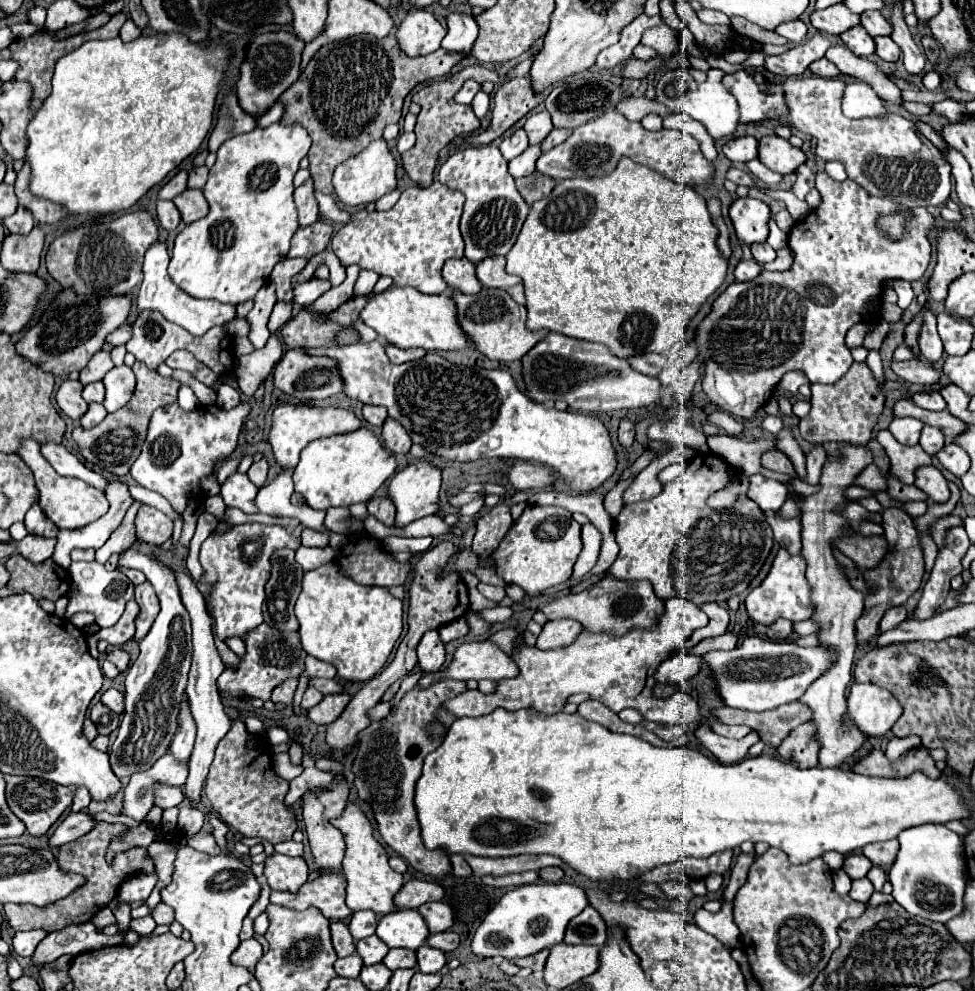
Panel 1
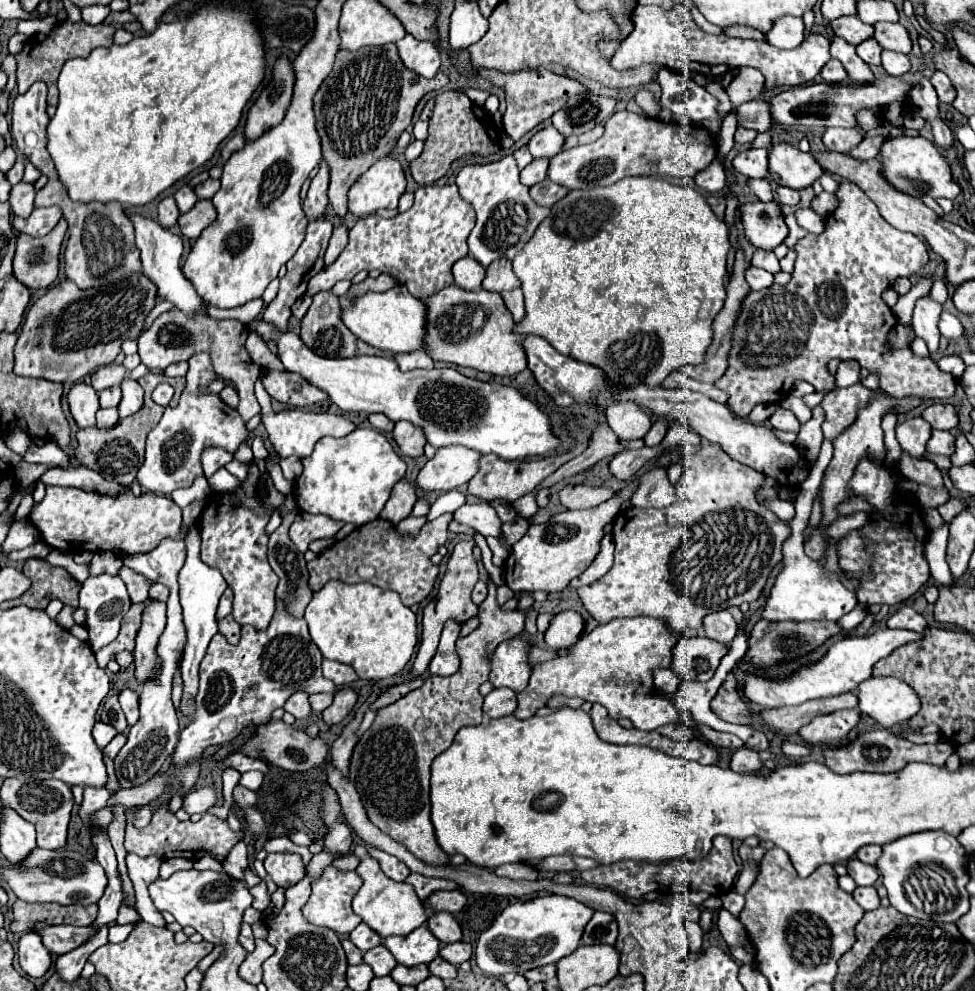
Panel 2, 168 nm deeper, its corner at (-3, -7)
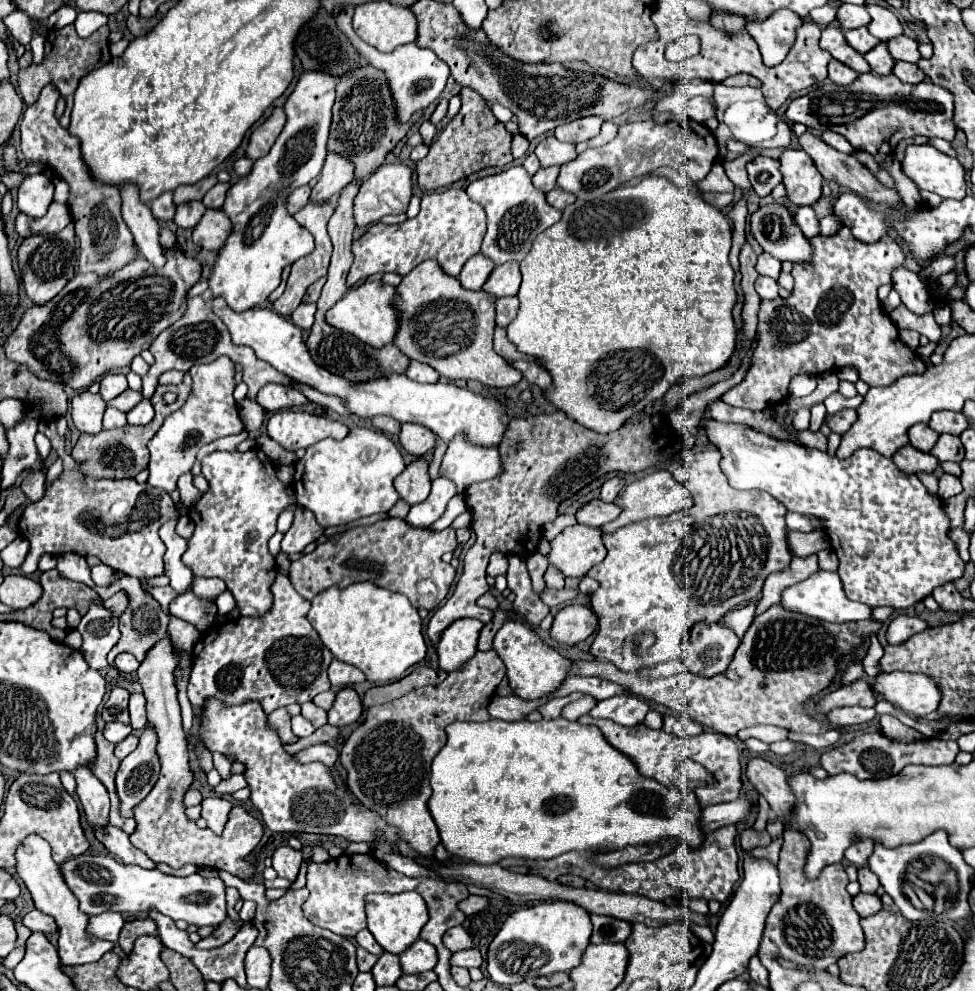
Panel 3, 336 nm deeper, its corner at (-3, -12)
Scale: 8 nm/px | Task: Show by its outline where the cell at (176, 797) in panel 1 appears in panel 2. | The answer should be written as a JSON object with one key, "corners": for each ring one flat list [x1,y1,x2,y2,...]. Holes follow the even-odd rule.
{"corners":[[202,787,202,789,194,789,194,791,190,791,190,793,186,795,182,809,188,811,190,815,194,815,194,813,204,815,210,807,216,805,216,801,218,801,216,791,210,789,210,787]]}

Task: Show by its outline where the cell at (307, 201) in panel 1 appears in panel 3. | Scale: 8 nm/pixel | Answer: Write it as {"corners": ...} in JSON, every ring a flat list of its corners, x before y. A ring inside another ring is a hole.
{"corners":[[328,154,324,168,318,176,318,184,312,188,310,202,314,204,326,202,330,196,340,192,352,180,352,174,354,174,354,168,344,156]]}

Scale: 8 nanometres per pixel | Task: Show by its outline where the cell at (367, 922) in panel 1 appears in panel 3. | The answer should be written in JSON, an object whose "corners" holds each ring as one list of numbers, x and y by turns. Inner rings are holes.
{"corners":[[360,930,358,934,356,934,356,944,358,946,362,946,364,950,368,950,370,954,374,954,374,956,380,956,384,950,382,950,382,946,374,940,374,936,370,934,370,930]]}

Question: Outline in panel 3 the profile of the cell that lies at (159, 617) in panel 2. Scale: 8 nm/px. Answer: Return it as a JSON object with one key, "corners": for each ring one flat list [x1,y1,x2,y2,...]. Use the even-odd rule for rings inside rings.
{"corners":[[164,636,158,640,142,660,140,668,136,670,138,682,144,690,144,694,130,694,130,724,132,728,140,730,150,722,156,728,158,734,158,746,156,752,162,762,160,778,150,790,150,794,132,810,136,820,136,830,130,836,130,842,148,854,152,862,164,862,172,868,180,868,184,864,196,864,196,866,208,866,216,870,226,870,230,874,236,874,238,878,250,878,254,872,254,866,246,860,246,856,256,848,256,844,262,838,262,824,250,816,244,808,236,806,230,810,230,816,222,832,222,836,214,834,210,828,196,828,194,822,190,822,184,814,182,796,190,788,192,772,188,766,188,750,186,750,186,734,182,730,182,718,180,718,180,704,178,704,178,688,174,684,174,668,178,660,172,650,170,638]]}

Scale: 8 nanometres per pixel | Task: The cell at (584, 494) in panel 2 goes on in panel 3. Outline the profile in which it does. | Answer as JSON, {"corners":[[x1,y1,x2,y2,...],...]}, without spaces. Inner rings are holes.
{"corners":[[592,500,588,504,584,504,576,518,578,522,582,524,590,524,590,526,596,526,596,528,602,528,604,524,616,520,618,516,622,514,622,506,618,506,616,502,604,502,604,500]]}

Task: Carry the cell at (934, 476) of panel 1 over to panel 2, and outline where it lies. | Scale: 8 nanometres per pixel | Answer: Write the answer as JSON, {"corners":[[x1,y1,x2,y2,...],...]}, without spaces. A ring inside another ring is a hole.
{"corners":[[902,453,900,461,898,461,898,469,900,473,920,485,930,485,930,487,942,487,942,475,940,469,926,457,912,457]]}

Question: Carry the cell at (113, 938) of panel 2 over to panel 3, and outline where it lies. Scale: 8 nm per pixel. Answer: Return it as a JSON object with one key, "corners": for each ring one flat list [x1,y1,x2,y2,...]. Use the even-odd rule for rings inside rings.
{"corners":[[30,834,22,840,22,844,16,848,16,874,26,884,26,888,32,894,34,906,50,914,58,924,58,954,62,964,78,966,78,964,93,963,100,960,100,956,114,948,112,942,104,942,87,935,86,929,89,917,78,908,78,900,74,894,66,888,66,882,62,880,62,874,58,872,58,864,50,856,50,844,40,838,38,834]]}

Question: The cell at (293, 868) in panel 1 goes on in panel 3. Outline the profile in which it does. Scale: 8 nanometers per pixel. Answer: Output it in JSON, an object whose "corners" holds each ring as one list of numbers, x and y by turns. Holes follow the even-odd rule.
{"corners":[[280,846,272,854,272,868,278,872,280,878,286,878,290,882,296,880,300,864,302,864,302,852,294,850,290,846]]}

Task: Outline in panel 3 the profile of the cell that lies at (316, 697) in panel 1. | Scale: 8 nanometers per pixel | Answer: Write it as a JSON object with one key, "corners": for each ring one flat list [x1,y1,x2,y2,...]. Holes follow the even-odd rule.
{"corners":[[326,690,326,692,318,694,312,702,314,702,316,706,324,708,324,710,330,710,330,708,332,708,332,704,334,704,334,698,336,698,336,692,334,692,334,690]]}

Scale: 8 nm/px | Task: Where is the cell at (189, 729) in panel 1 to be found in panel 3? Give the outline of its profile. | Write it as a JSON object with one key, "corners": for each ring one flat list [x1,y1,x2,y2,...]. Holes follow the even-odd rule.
{"corners":[[194,578,192,580,192,592,210,604,224,592,224,588,226,588,224,580,220,578]]}

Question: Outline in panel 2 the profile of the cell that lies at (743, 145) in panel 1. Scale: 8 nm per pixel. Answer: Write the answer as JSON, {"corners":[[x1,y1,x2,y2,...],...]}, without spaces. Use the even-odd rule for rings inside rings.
{"corners":[[748,149,734,157,734,171,748,179,768,179,768,149]]}

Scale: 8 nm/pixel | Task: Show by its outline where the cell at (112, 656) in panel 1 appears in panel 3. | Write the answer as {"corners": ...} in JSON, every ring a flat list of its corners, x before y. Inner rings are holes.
{"corners":[[118,654,116,656,116,660,114,660,114,666,120,670,120,672,136,672,138,670,138,660,134,658,134,656,130,656,130,654]]}

